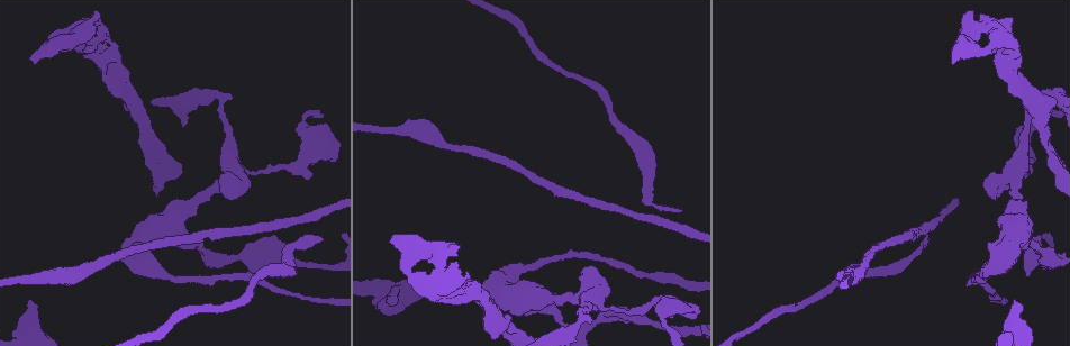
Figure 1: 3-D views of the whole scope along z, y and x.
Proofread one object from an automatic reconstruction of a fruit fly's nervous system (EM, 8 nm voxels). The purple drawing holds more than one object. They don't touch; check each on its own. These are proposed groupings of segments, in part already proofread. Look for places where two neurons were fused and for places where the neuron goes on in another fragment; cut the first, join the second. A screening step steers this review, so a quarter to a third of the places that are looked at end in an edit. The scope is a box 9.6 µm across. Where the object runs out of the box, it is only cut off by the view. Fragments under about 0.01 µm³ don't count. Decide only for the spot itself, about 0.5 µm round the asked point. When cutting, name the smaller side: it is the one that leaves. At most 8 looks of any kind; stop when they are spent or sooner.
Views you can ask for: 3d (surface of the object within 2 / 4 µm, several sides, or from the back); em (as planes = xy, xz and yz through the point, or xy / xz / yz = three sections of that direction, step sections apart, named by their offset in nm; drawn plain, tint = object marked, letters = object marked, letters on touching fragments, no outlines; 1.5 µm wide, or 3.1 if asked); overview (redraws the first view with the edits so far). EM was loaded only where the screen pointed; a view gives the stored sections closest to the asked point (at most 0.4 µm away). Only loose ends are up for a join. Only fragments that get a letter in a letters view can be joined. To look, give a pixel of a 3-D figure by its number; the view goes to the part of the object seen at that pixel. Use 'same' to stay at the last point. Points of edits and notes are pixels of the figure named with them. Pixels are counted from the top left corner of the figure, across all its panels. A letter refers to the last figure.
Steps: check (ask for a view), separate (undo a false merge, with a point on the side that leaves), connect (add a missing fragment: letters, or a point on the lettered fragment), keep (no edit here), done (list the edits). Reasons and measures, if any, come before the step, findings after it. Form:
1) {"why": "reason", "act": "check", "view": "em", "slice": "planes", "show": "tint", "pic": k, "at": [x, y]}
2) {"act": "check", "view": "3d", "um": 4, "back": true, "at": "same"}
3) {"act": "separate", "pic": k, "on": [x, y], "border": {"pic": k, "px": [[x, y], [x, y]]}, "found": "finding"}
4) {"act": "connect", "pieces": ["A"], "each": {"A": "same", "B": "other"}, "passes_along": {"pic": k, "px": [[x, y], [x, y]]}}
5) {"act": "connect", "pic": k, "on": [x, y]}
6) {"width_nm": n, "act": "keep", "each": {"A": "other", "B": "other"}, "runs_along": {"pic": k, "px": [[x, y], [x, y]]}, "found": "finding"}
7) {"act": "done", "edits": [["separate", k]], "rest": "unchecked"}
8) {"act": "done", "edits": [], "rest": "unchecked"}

{"why": "branch stops here", "act": "check", "view": "3d", "um": 2, "pic": 1, "at": [310, 173]}

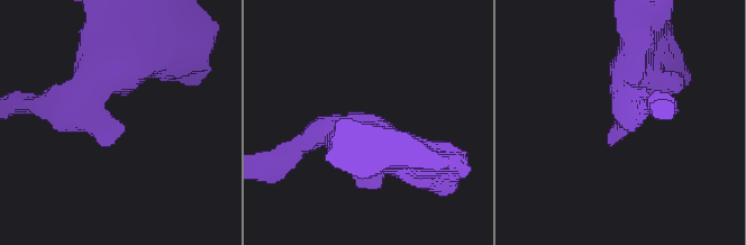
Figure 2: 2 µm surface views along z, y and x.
{"arm_widths_nm": [190, 340], "why": "shape alone is not enough", "act": "check", "view": "em", "slice": "planes", "show": "letters", "pic": 2, "at": [615, 131]}

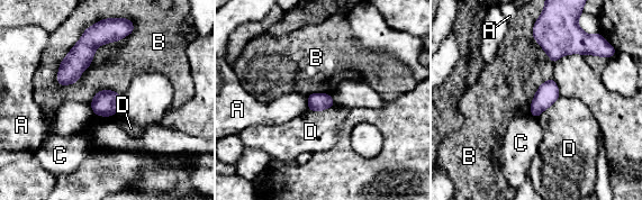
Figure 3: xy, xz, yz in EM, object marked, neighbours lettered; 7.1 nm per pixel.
{"act": "keep", "each": {"A": "other", "B": "other", "C": "other", "D": "other"}, "border": {"pic": 3, "px": [[134, 28], [95, 52]]}, "found": "no lettered fragment goes on from it"}

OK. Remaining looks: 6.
{"why": "an open end", "act": "check", "view": "em", "slice": "xy", "step": 8, "show": "letters", "pic": 1, "at": [95, 24]}

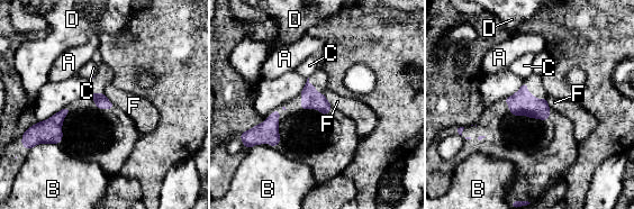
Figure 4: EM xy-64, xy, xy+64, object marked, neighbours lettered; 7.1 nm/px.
{"longest_contact_nm": ["F", 140], "act": "keep", "each": {"A": "other", "B": "other", "C": "other", "D": "other", "F": "other"}, "found": "none of them fits"}

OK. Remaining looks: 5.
{"why": "stops while still wide", "act": "check", "view": "em", "slice": "xz", "step": 8, "show": "letters", "pic": 1, "at": [1015, 302]}

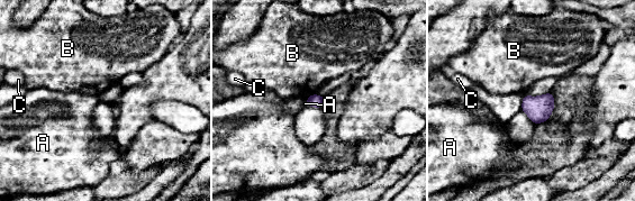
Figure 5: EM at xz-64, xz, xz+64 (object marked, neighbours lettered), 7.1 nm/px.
{"act": "keep", "each": {"A": "other", "B": "other", "C": "other"}, "border": {"pic": 5, "px": [[315, 93], [307, 97]]}, "found": "no lettered fragment goes on from it"}

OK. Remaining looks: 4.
{"act": "done", "edits": [], "rest": "unchecked"}

